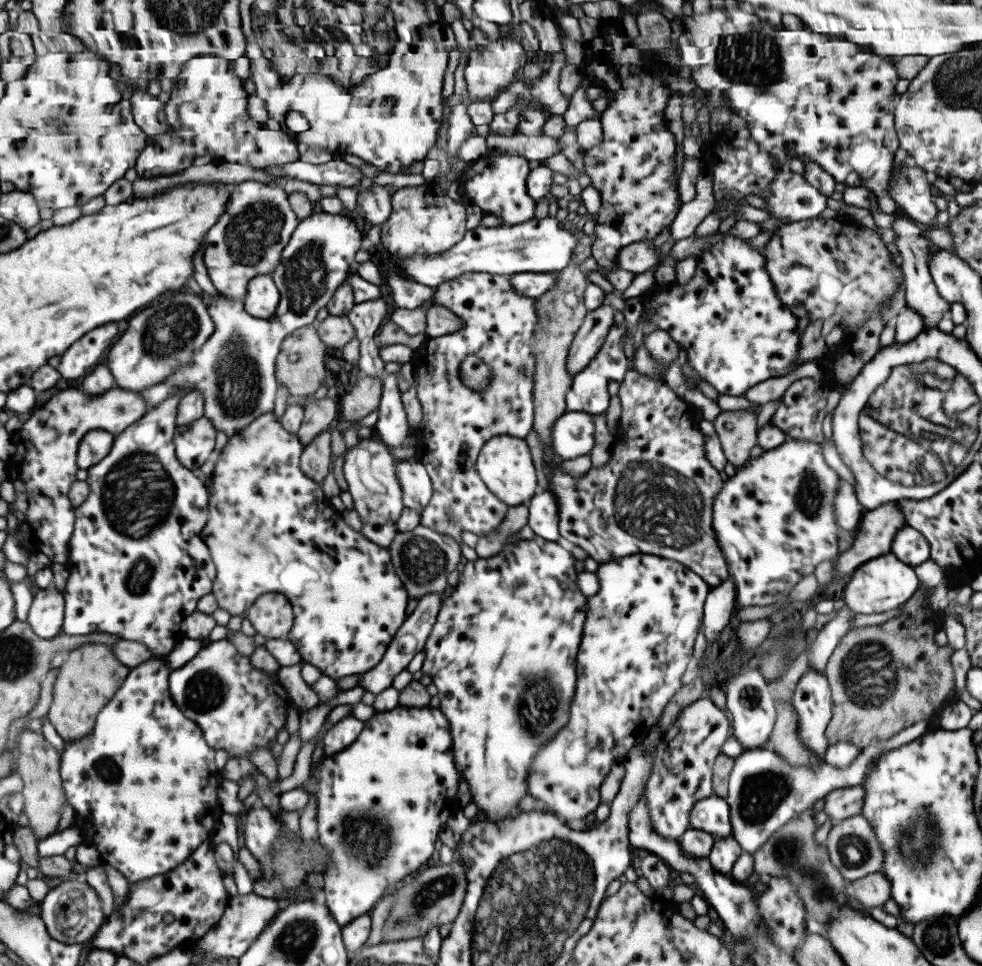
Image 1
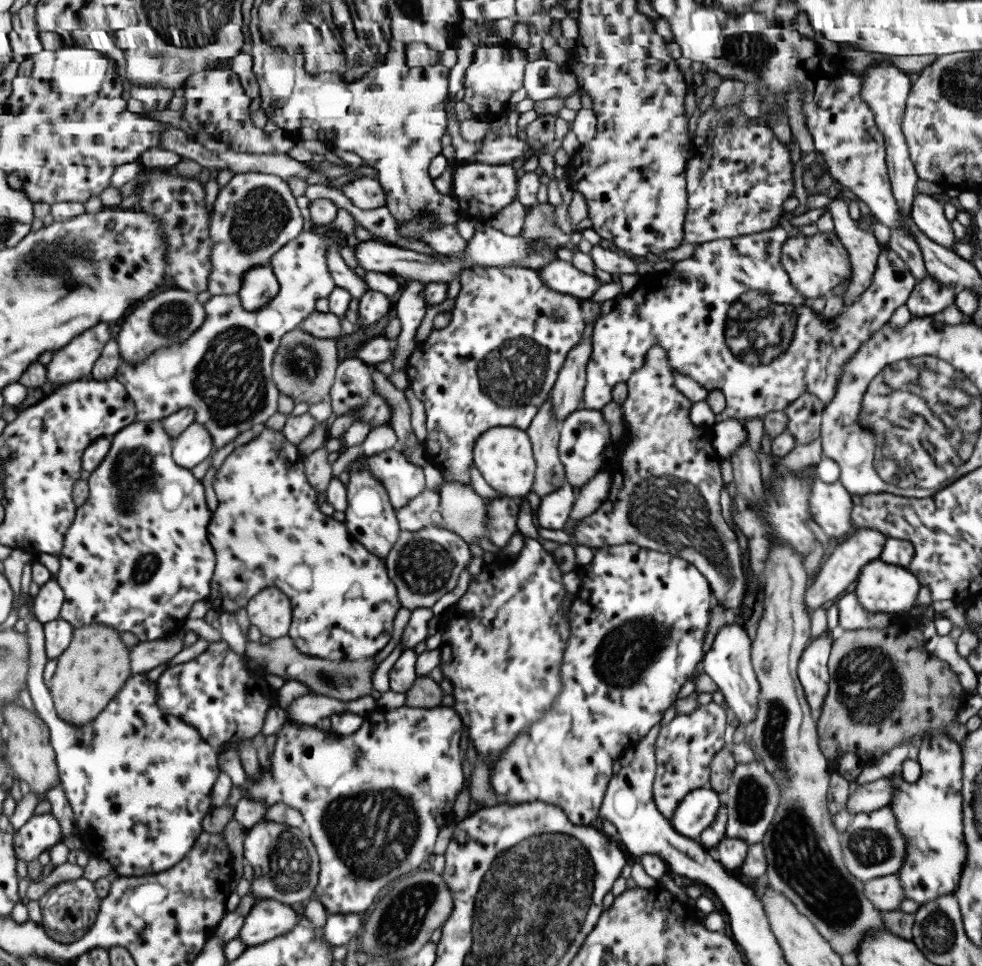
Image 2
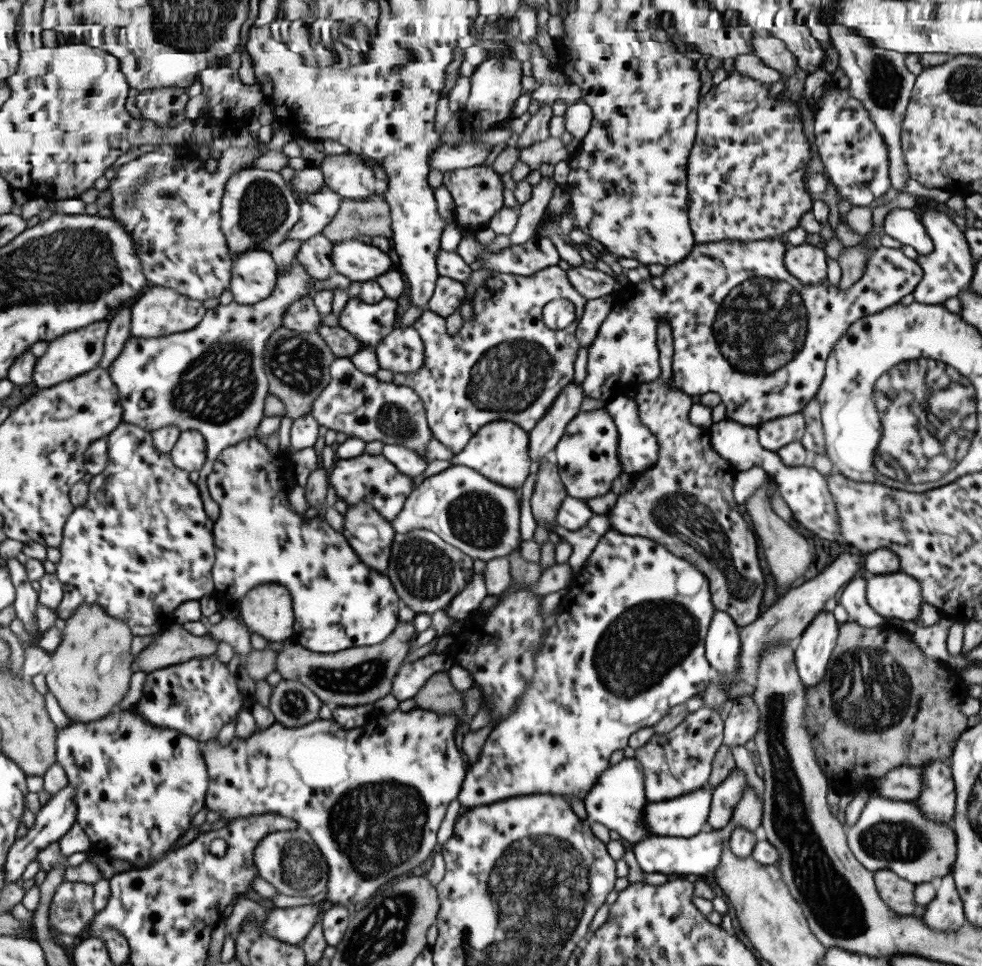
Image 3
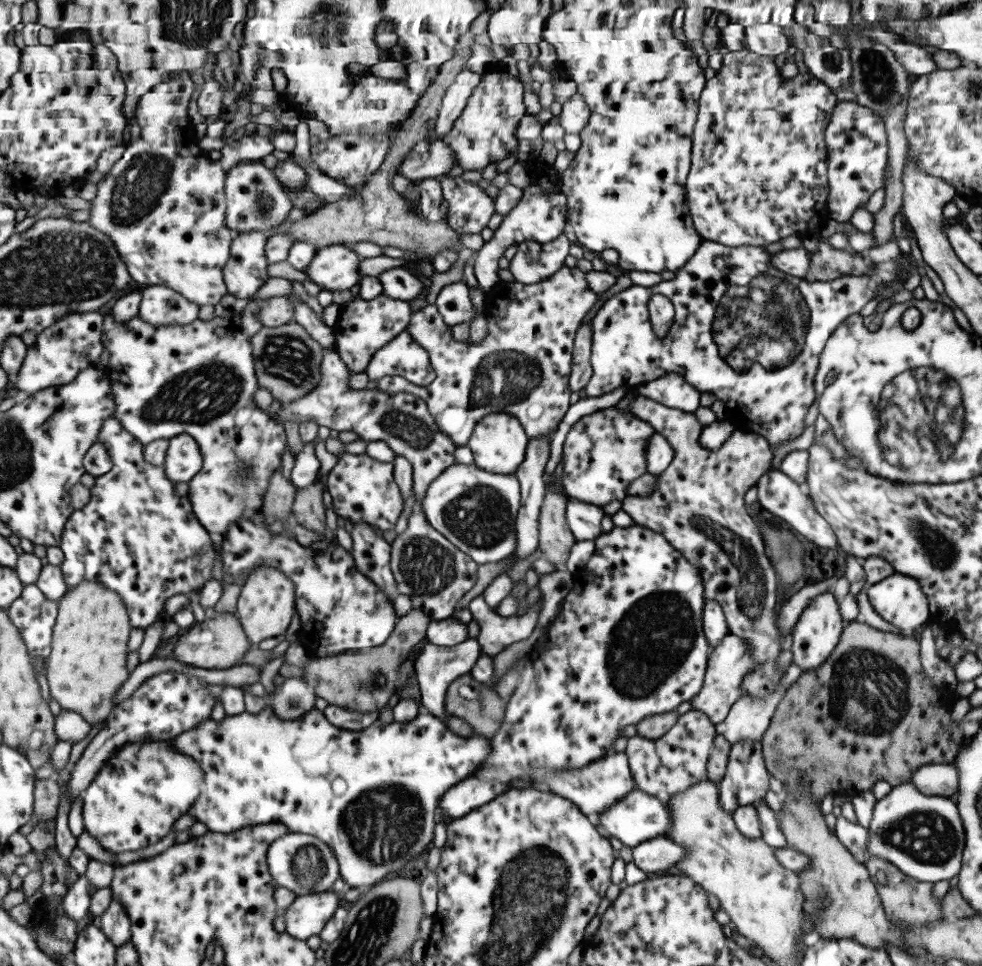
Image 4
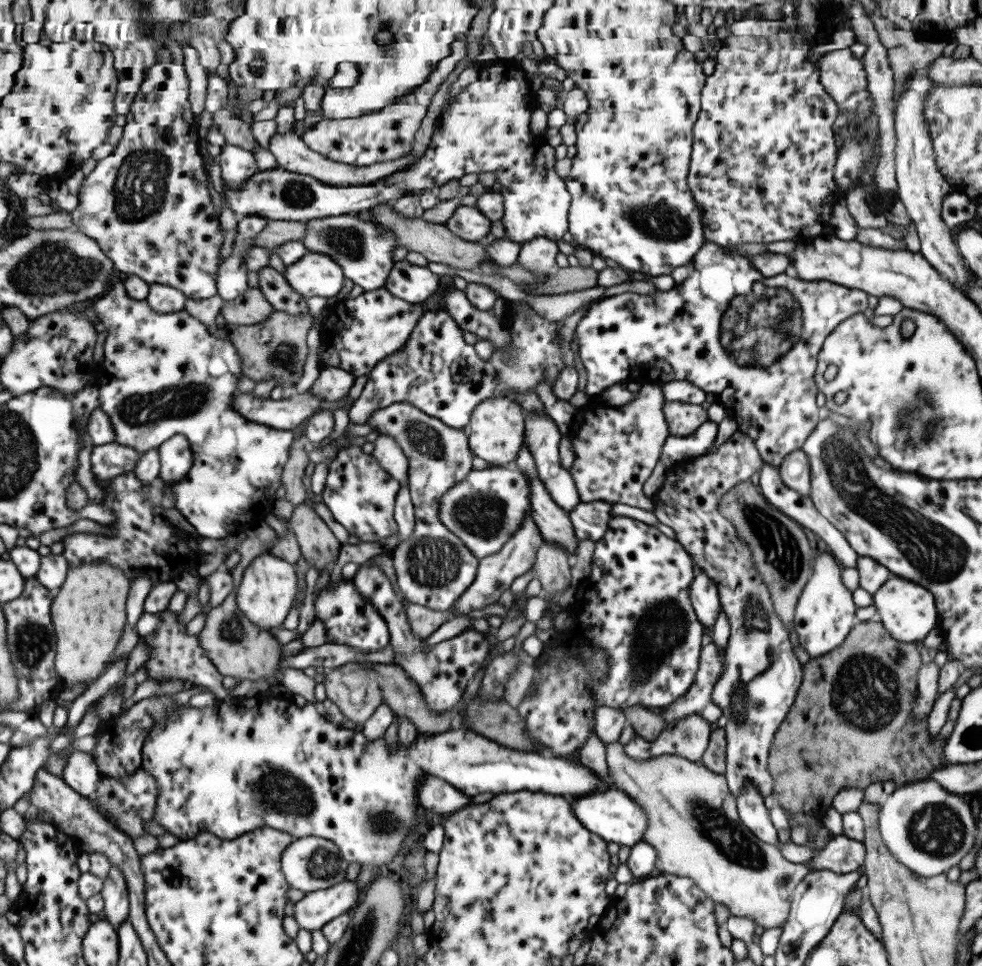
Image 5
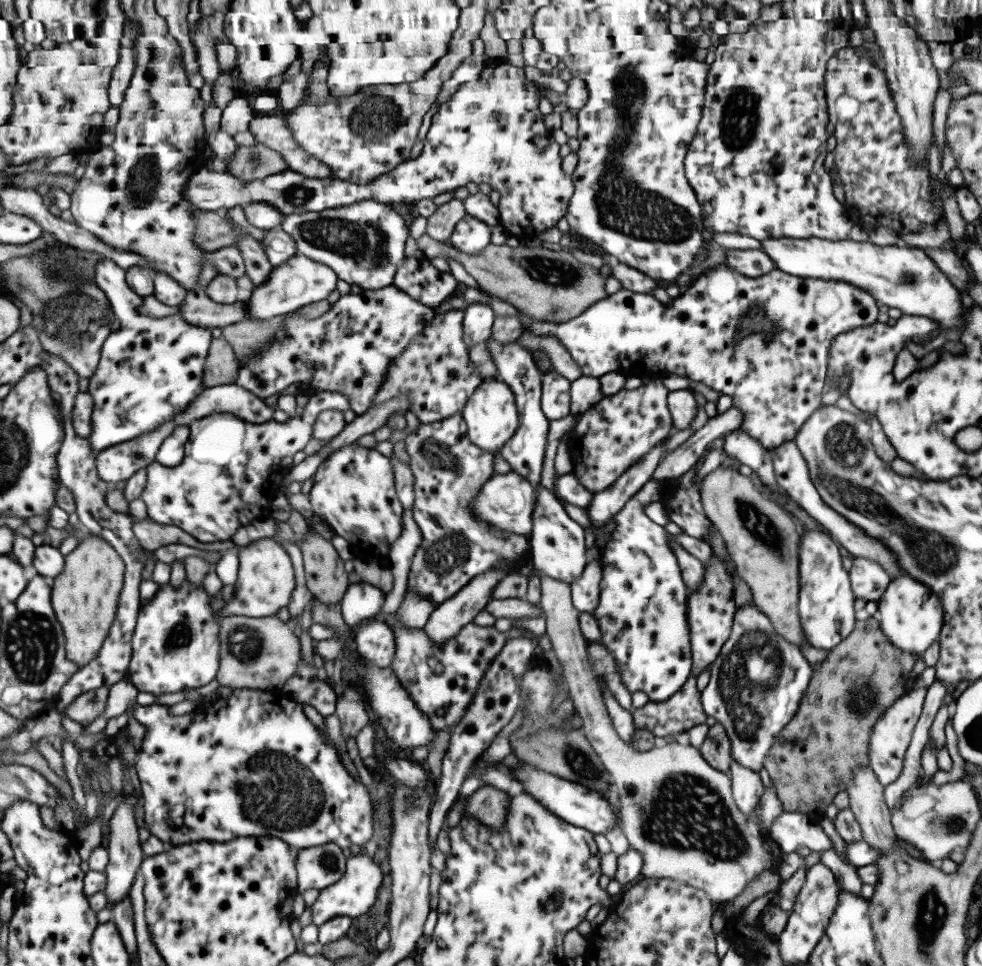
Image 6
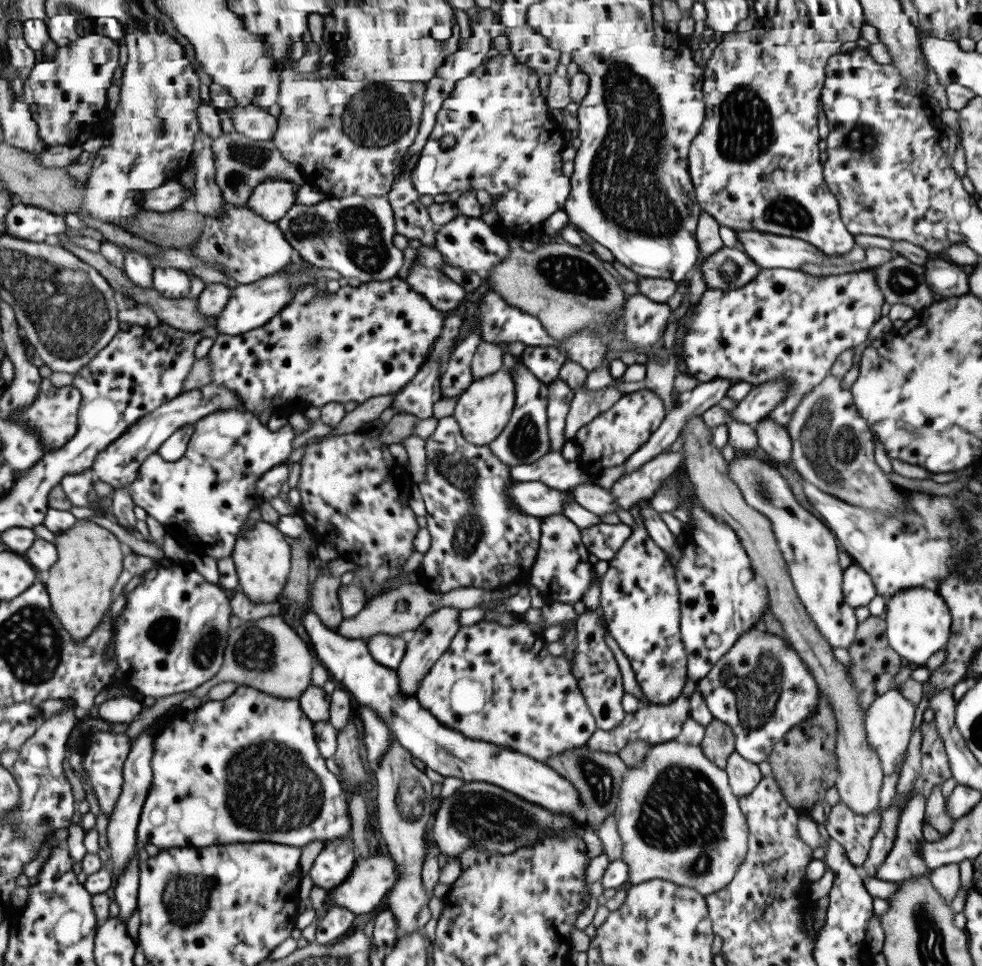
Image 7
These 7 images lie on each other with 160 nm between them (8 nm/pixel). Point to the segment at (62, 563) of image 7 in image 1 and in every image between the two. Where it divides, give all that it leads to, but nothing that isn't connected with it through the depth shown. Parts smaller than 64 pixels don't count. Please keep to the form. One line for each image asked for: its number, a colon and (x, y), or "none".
1: (89, 678)
2: (95, 668)
3: (91, 672)
4: (88, 665)
5: (89, 615)
6: (86, 596)

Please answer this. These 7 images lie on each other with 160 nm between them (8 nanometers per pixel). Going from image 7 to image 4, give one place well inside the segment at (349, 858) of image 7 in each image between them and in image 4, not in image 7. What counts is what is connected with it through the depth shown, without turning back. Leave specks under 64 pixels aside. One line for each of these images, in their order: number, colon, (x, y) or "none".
4: (302, 863)
5: (310, 863)
6: (316, 867)

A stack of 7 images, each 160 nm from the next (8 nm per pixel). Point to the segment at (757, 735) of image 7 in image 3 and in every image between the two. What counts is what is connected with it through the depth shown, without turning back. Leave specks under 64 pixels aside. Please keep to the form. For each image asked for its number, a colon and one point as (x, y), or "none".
3: (684, 502)
4: (697, 506)
5: (757, 645)
6: (753, 652)

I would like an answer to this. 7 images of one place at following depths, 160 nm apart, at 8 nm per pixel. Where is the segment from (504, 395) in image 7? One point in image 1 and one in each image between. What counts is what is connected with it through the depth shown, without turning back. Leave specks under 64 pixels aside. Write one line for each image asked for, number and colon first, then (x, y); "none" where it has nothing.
1: (503, 463)
2: (503, 456)
3: (498, 450)
4: (497, 442)
5: (495, 429)
6: (490, 415)

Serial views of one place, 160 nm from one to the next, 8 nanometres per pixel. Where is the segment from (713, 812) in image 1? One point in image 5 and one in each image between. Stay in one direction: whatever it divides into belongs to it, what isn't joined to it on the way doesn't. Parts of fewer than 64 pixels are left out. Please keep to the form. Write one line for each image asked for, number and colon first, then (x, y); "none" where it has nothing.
2: (696, 810)
3: (684, 816)
4: (636, 817)
5: (610, 814)

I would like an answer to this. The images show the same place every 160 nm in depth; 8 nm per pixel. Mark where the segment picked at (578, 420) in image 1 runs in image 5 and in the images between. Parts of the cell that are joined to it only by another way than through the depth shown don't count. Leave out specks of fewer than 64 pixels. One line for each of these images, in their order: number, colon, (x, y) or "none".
2: (583, 436)
3: (586, 455)
4: (603, 452)
5: (615, 449)

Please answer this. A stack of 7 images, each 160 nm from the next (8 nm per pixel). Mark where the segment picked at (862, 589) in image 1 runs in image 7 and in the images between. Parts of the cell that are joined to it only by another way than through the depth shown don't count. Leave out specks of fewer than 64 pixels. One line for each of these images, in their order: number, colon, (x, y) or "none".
2: (883, 588)
3: (895, 595)
4: (898, 600)
5: (906, 611)
6: (909, 614)
7: (917, 622)

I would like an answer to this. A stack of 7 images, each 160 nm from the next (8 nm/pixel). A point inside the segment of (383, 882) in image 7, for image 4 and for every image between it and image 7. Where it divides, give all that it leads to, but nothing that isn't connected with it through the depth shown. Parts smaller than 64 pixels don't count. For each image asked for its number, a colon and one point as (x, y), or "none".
4: (305, 916)
5: (315, 909)
6: (353, 894)

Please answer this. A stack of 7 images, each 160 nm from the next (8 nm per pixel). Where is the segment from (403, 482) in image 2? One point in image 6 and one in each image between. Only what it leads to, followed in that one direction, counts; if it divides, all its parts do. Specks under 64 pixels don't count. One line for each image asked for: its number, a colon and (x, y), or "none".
3: (367, 478)
4: (361, 489)
5: (360, 495)
6: (354, 491)

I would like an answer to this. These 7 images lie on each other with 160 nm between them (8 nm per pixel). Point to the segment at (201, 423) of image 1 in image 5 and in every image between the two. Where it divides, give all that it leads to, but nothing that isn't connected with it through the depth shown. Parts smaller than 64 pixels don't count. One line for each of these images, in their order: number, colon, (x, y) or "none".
2: (193, 445)
3: (188, 453)
4: (182, 459)
5: (175, 458)

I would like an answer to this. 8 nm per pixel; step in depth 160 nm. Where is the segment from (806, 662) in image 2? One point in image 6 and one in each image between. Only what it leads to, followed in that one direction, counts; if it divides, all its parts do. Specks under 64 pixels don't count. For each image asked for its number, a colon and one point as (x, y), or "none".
3: (813, 648)
4: (816, 633)
5: (824, 614)
6: (825, 609)

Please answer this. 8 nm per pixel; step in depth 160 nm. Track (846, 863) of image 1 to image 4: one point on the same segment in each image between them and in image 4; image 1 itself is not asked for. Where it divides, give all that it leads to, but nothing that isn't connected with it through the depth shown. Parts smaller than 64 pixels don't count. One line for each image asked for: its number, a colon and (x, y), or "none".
2: (872, 846)
3: (890, 834)
4: (922, 835)

